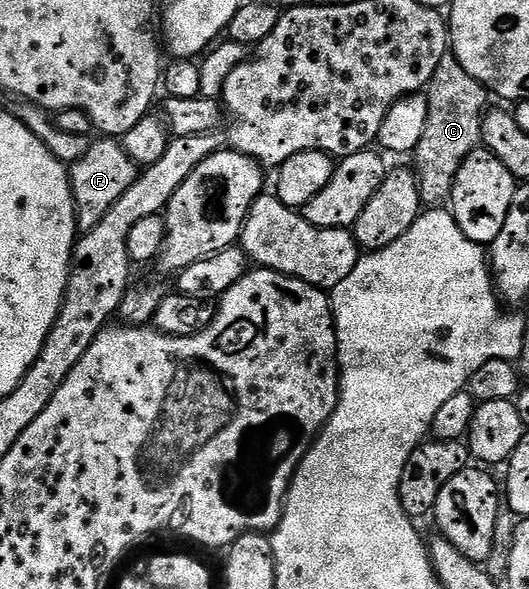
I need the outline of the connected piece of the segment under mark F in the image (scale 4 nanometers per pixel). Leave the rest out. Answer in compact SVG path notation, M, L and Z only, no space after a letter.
M100 137L92 142L86 157L71 164L70 178L72 196L76 202L76 226L81 232L94 229L106 213L110 213L110 205L134 185L138 168L134 160L126 153L123 142L116 137Z

